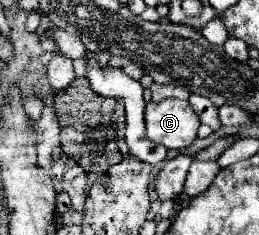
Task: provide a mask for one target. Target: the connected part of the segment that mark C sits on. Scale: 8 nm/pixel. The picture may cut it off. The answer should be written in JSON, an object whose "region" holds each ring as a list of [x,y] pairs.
{"region":[[[167,98],[145,108],[147,138],[165,148],[187,148],[197,138],[199,118],[187,100]]]}

